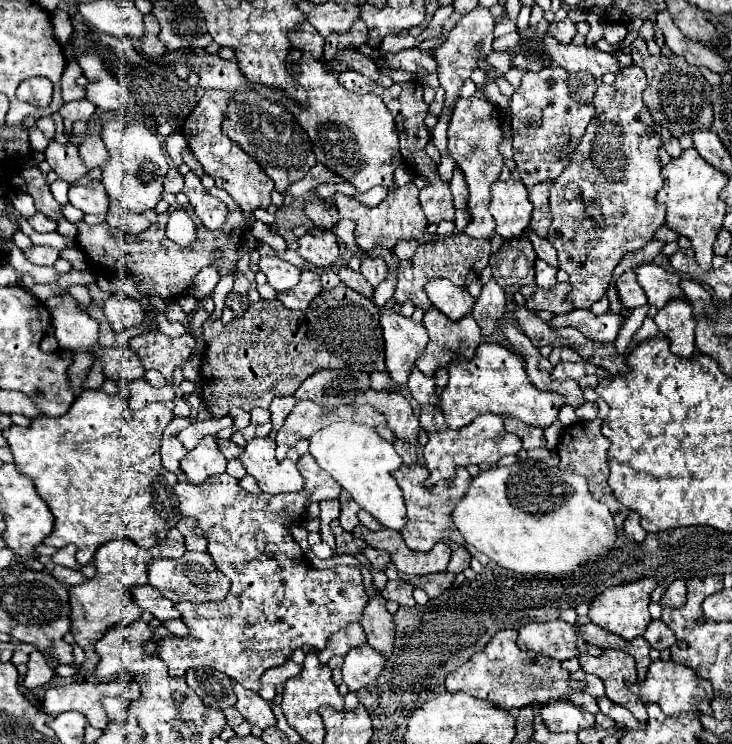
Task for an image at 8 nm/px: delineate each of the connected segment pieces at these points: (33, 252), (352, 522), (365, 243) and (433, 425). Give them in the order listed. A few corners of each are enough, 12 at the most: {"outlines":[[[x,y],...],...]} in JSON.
{"outlines":[[[30,246],[24,250],[28,262],[52,266],[58,250],[50,246]],[[346,490],[340,494],[340,526],[348,532],[358,524],[358,506]],[[408,182],[378,206],[334,194],[362,250],[418,240],[426,216]],[[438,406],[418,416],[428,432],[428,486],[454,466],[496,464],[522,444],[502,416],[480,416],[462,430]]]}

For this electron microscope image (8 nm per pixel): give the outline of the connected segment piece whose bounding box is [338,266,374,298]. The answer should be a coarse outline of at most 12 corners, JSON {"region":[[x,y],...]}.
{"region":[[338,268],[338,276],[346,286],[372,298],[374,288],[360,272]]}

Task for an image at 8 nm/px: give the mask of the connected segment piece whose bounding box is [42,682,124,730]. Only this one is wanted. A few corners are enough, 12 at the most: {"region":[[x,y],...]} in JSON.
{"region":[[124,682],[50,686],[42,708],[50,716],[82,712],[106,728],[104,696],[118,696]]}

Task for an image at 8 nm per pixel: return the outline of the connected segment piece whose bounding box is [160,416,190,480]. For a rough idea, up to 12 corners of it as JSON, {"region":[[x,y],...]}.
{"region":[[176,416],[164,430],[162,464],[180,480],[180,460],[186,448],[178,442],[178,432],[190,426],[190,418]]}

